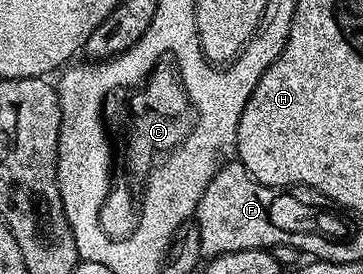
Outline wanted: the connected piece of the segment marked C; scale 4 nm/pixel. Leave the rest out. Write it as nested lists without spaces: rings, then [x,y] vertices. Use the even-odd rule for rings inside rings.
[[[171,50],[159,52],[149,70],[131,84],[111,86],[99,104],[101,142],[107,148],[107,184],[97,206],[97,226],[109,242],[127,242],[141,226],[151,178],[169,164],[169,160],[189,144],[189,138],[201,128],[201,116],[195,102],[187,96],[187,82],[175,68]]]

